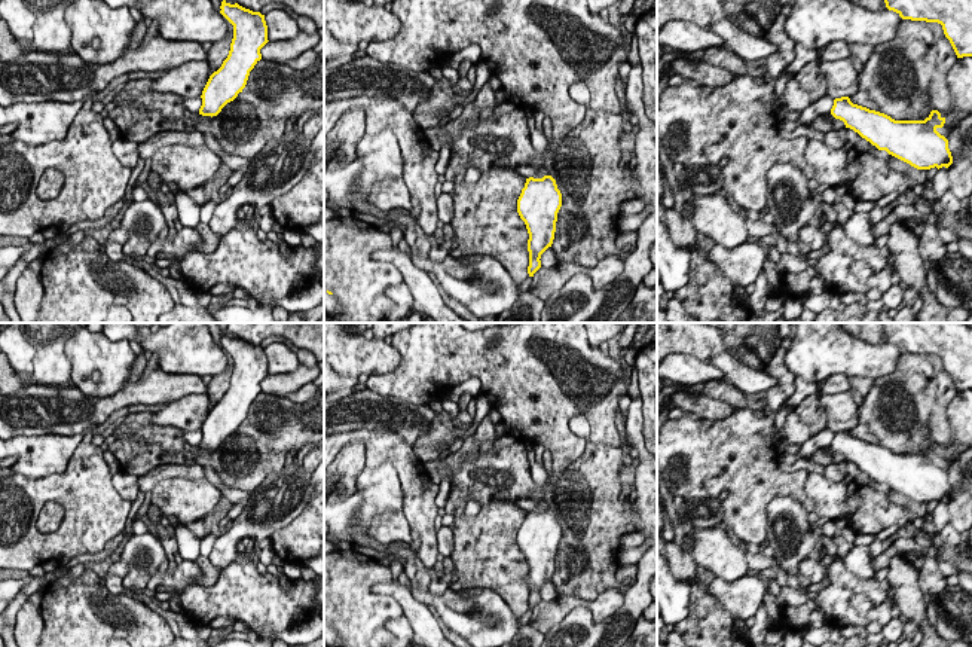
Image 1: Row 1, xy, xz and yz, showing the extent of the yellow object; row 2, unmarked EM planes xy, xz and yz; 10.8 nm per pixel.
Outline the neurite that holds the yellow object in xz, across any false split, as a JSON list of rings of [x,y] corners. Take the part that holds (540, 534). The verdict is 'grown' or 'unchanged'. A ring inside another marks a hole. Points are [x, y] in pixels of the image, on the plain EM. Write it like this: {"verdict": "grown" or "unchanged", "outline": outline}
{"verdict": "unchanged", "outline": [[[551,509],[526,512],[517,532],[517,546],[529,567],[529,610],[541,601],[541,588],[553,577],[560,540],[562,527]]]}

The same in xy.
{"verdict": "unchanged", "outline": [[[224,332],[220,347],[233,358],[233,372],[227,391],[214,405],[204,424],[199,448],[217,449],[247,418],[250,405],[262,393],[260,382],[269,375],[265,348],[230,338]]]}

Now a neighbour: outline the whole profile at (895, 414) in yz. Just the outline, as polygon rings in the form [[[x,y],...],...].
[[[902,353],[896,369],[881,378],[874,379],[871,391],[858,408],[858,425],[850,434],[890,449],[895,454],[924,454],[935,440],[929,436],[929,418],[936,399],[936,376],[926,354]]]

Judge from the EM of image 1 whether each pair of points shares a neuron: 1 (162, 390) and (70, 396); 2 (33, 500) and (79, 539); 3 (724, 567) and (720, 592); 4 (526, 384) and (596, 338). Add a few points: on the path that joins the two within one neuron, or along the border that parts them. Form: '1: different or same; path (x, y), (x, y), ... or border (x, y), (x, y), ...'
1: same; path (140, 393), (133, 393), (113, 403), (92, 403)
2: same; path (51, 494), (60, 494), (79, 513), (79, 521)
3: different; border (746, 573), (734, 580), (717, 577)
4: different; border (587, 338), (592, 347)

